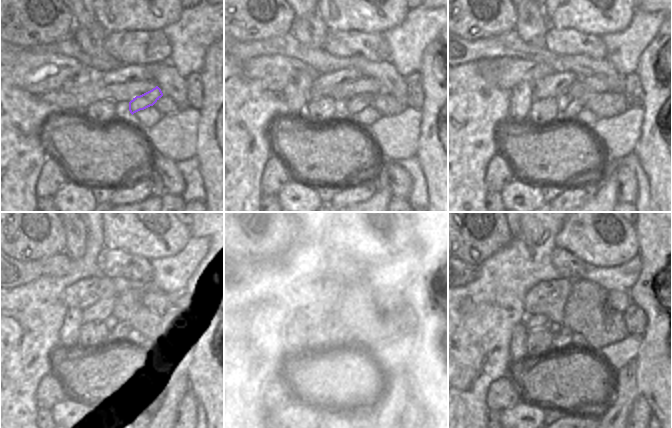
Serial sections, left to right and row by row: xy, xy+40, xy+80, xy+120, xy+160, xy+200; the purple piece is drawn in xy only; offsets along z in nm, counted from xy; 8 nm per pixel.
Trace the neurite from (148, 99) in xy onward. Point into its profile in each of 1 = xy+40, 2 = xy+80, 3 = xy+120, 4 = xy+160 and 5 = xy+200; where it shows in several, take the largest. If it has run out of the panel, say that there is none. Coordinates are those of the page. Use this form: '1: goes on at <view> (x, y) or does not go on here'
1: goes on at xy+40 (358, 103)
2: goes on at xy+80 (574, 106)
3: goes on at xy+120 (116, 335)
4: goes on at xy+160 (338, 333)
5: goes on at xy+200 (562, 334)

